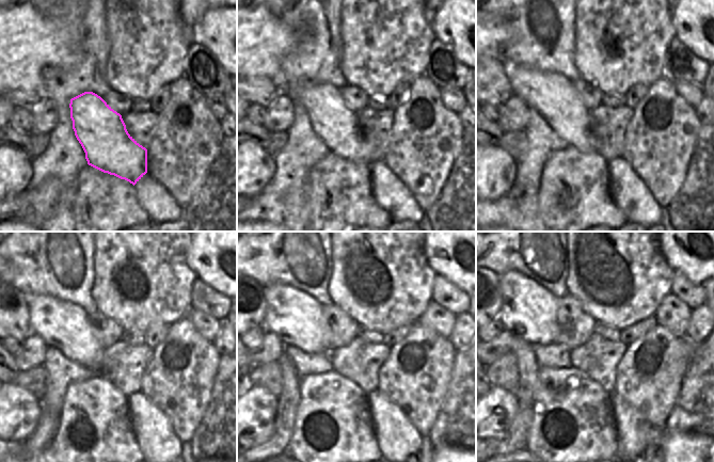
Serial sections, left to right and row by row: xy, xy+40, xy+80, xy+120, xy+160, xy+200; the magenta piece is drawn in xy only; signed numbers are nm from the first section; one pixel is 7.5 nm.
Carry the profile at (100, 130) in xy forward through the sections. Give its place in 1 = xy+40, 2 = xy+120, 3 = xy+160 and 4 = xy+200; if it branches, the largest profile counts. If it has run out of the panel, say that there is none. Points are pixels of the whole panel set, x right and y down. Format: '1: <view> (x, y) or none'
1: xy+40 (331, 120)
2: xy+120 (62, 324)
3: xy+160 (296, 317)
4: xy+200 (528, 311)

